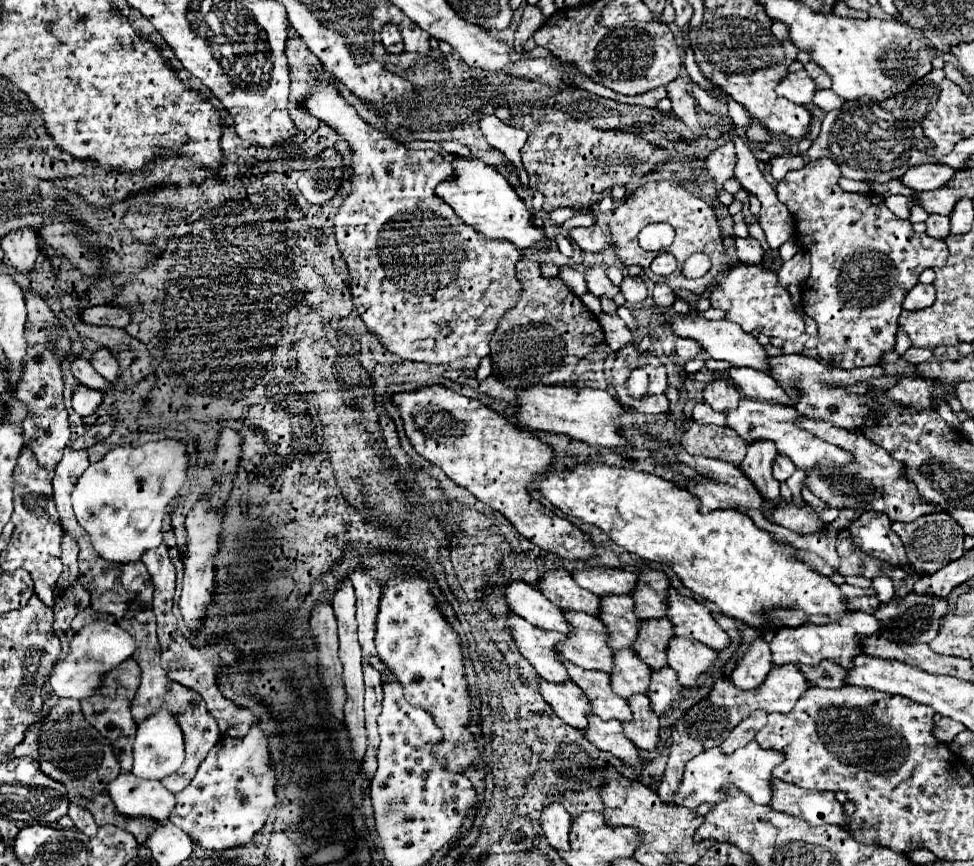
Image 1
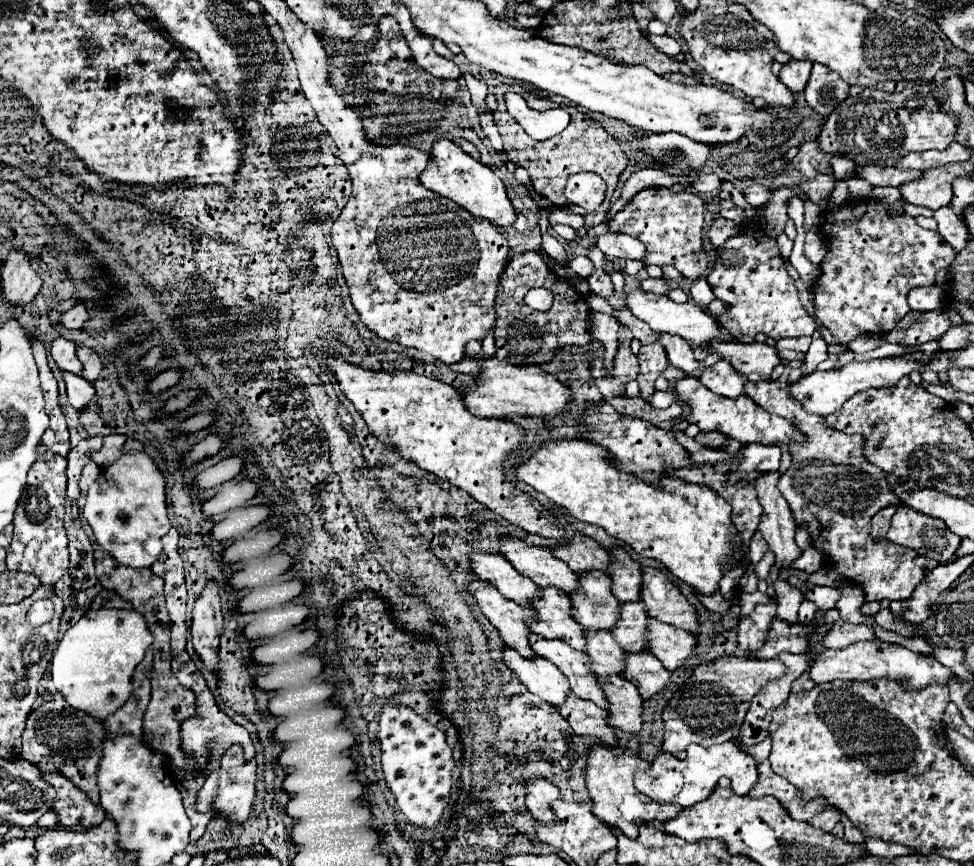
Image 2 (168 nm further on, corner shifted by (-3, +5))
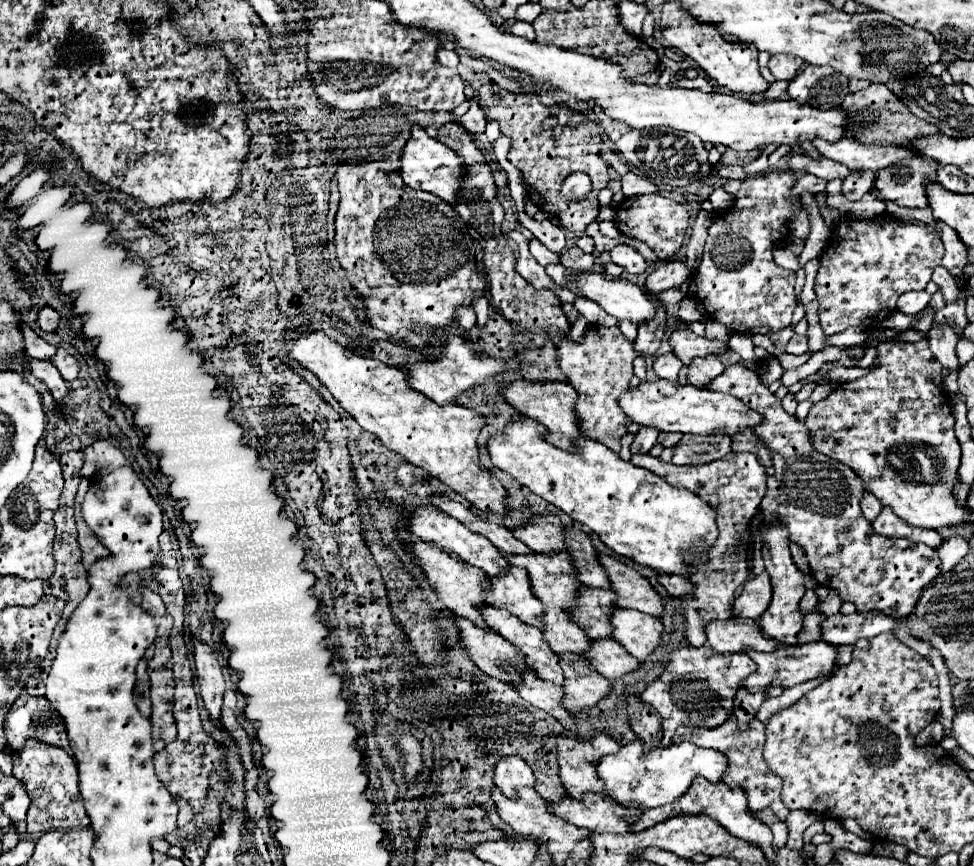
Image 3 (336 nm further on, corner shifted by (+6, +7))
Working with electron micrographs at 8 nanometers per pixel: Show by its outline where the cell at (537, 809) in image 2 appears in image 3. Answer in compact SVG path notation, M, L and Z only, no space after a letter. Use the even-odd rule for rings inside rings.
M505 756L497 760L493 780L495 780L495 786L505 796L515 796L515 788L533 786L535 776L533 776L533 770L525 764L525 760L521 760L519 756Z

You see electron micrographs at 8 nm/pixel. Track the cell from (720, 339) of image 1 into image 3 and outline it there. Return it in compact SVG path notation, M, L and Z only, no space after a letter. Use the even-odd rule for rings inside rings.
M573 272L577 292L597 302L607 314L617 320L631 320L635 324L651 320L655 316L655 302L643 292L643 288L623 280L597 272Z

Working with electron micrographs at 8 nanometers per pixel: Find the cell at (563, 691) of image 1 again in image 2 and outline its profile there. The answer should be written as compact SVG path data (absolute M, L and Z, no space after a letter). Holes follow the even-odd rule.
M504 646L504 662L516 672L520 682L536 696L546 700L552 706L560 706L564 698L568 696L568 680L558 670L558 666L552 666L552 662L538 658L528 660L522 658L516 650L510 646Z

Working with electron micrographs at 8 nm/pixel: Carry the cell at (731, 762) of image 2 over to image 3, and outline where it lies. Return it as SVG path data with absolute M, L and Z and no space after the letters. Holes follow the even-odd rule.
M635 740L619 748L619 752L607 754L597 762L597 776L605 784L605 794L629 808L657 808L675 802L687 792L695 776L703 776L711 782L719 782L727 768L727 758L717 750L705 750L691 742L681 742L669 748L657 748L649 754L641 752L641 742Z

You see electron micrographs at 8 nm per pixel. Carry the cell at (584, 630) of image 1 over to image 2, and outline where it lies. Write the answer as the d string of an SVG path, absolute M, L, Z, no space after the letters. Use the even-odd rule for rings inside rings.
M556 588L540 590L540 598L534 600L534 610L538 620L528 620L534 634L544 638L560 638L574 650L586 650L588 638L576 618L572 618L572 602L566 592Z

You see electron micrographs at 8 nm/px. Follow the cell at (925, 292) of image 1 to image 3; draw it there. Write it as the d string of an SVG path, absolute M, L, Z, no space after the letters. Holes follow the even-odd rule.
M925 290L921 292L907 292L907 294L901 294L899 296L899 302L897 302L897 310L903 312L903 314L919 314L931 300L931 294L927 294Z

